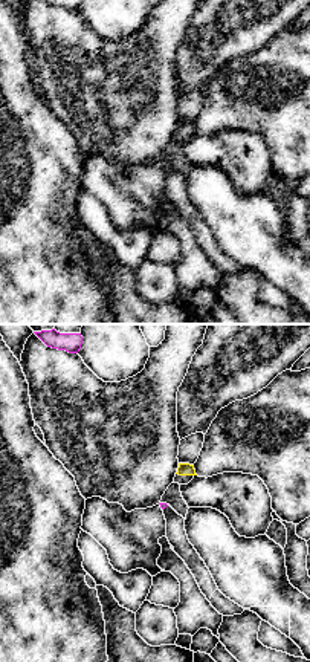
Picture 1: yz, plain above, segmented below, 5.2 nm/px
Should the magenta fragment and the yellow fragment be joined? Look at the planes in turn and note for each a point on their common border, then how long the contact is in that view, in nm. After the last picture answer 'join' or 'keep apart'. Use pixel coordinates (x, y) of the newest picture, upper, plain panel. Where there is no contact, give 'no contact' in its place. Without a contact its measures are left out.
no contact

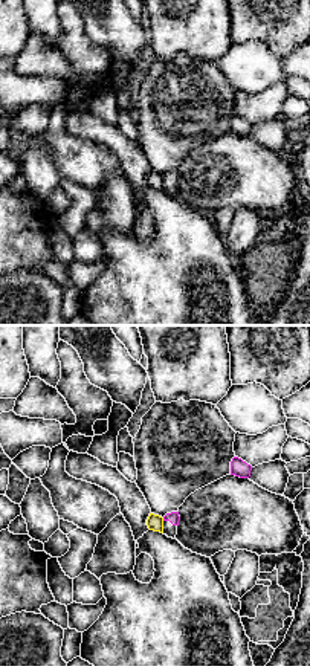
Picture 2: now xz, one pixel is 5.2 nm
no contact

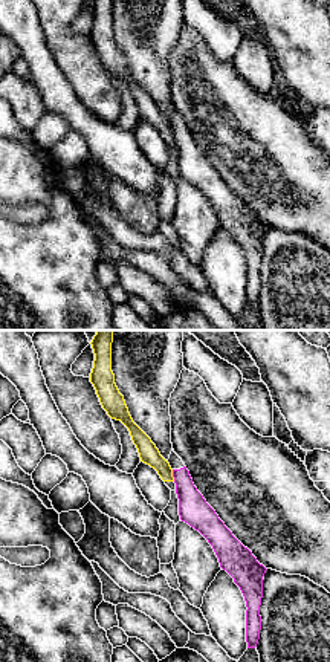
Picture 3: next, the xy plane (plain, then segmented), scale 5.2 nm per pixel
contact (173, 133); length 70 nm

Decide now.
keep apart

